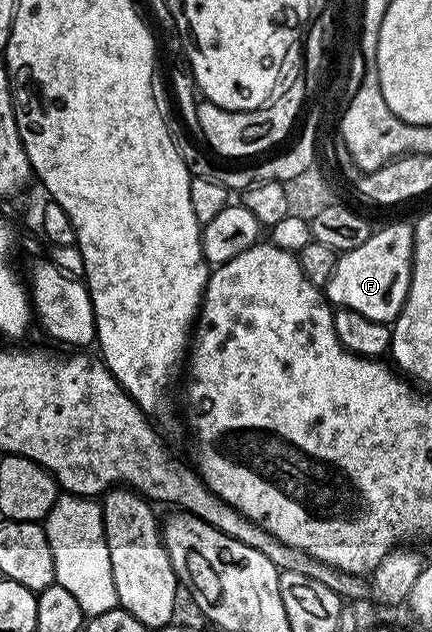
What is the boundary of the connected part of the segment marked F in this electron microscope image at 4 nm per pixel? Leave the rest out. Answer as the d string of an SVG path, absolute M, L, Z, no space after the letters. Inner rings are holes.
M396 221L373 231L362 247L341 252L336 258L334 275L330 275L330 283L326 286L329 302L342 309L358 311L358 315L366 315L366 319L385 323L395 321L410 291L414 255L412 231L411 224Z

